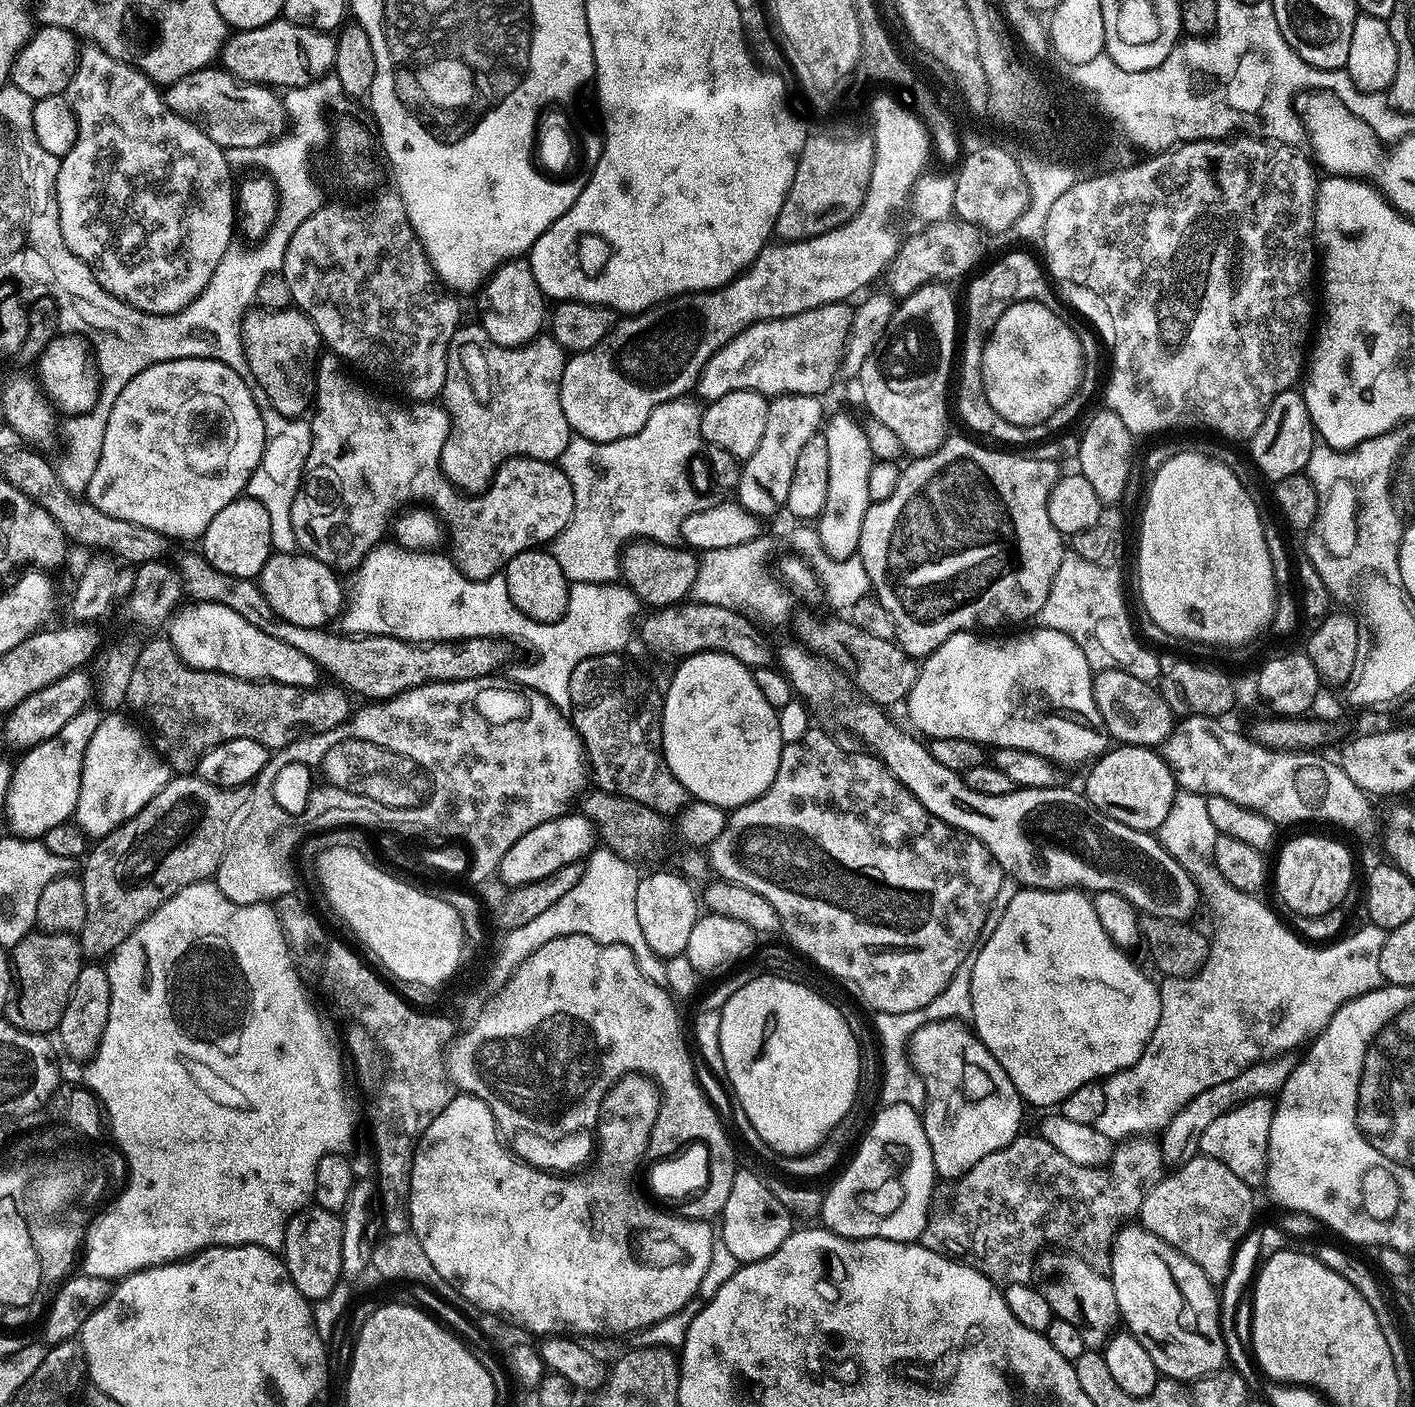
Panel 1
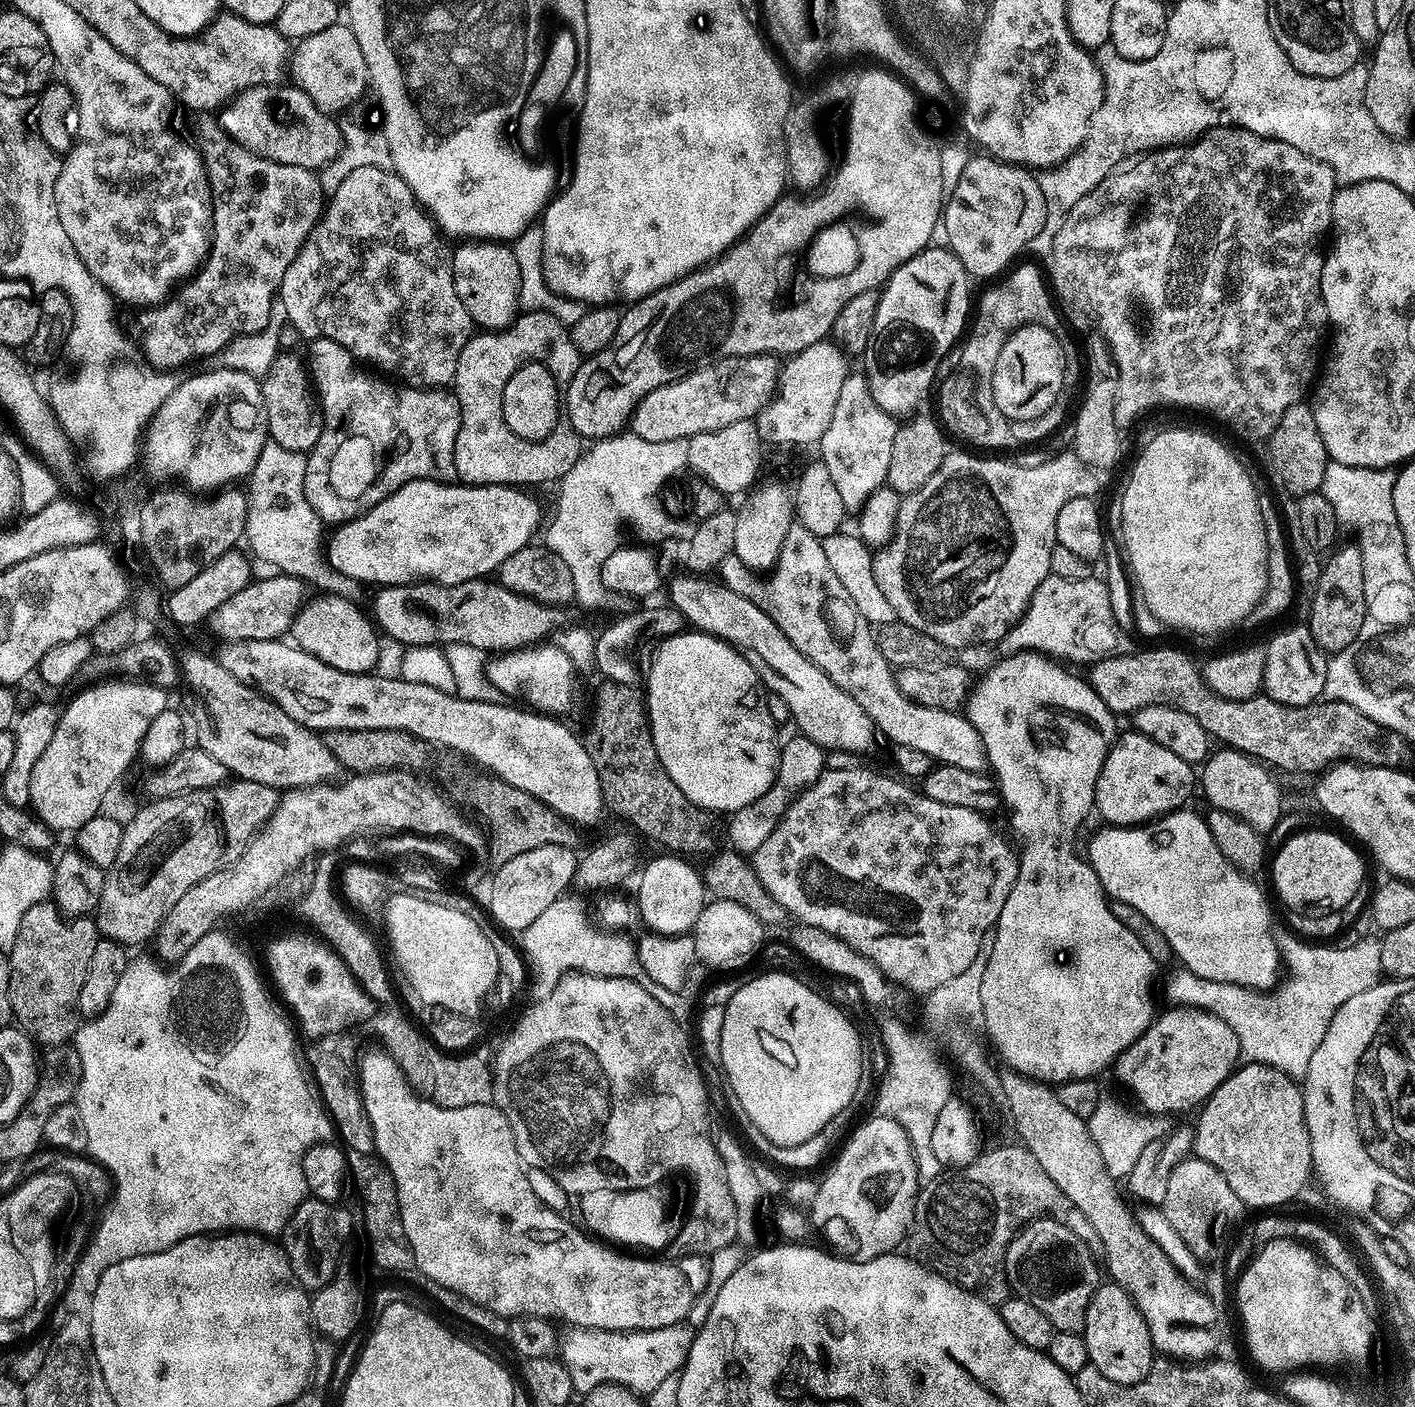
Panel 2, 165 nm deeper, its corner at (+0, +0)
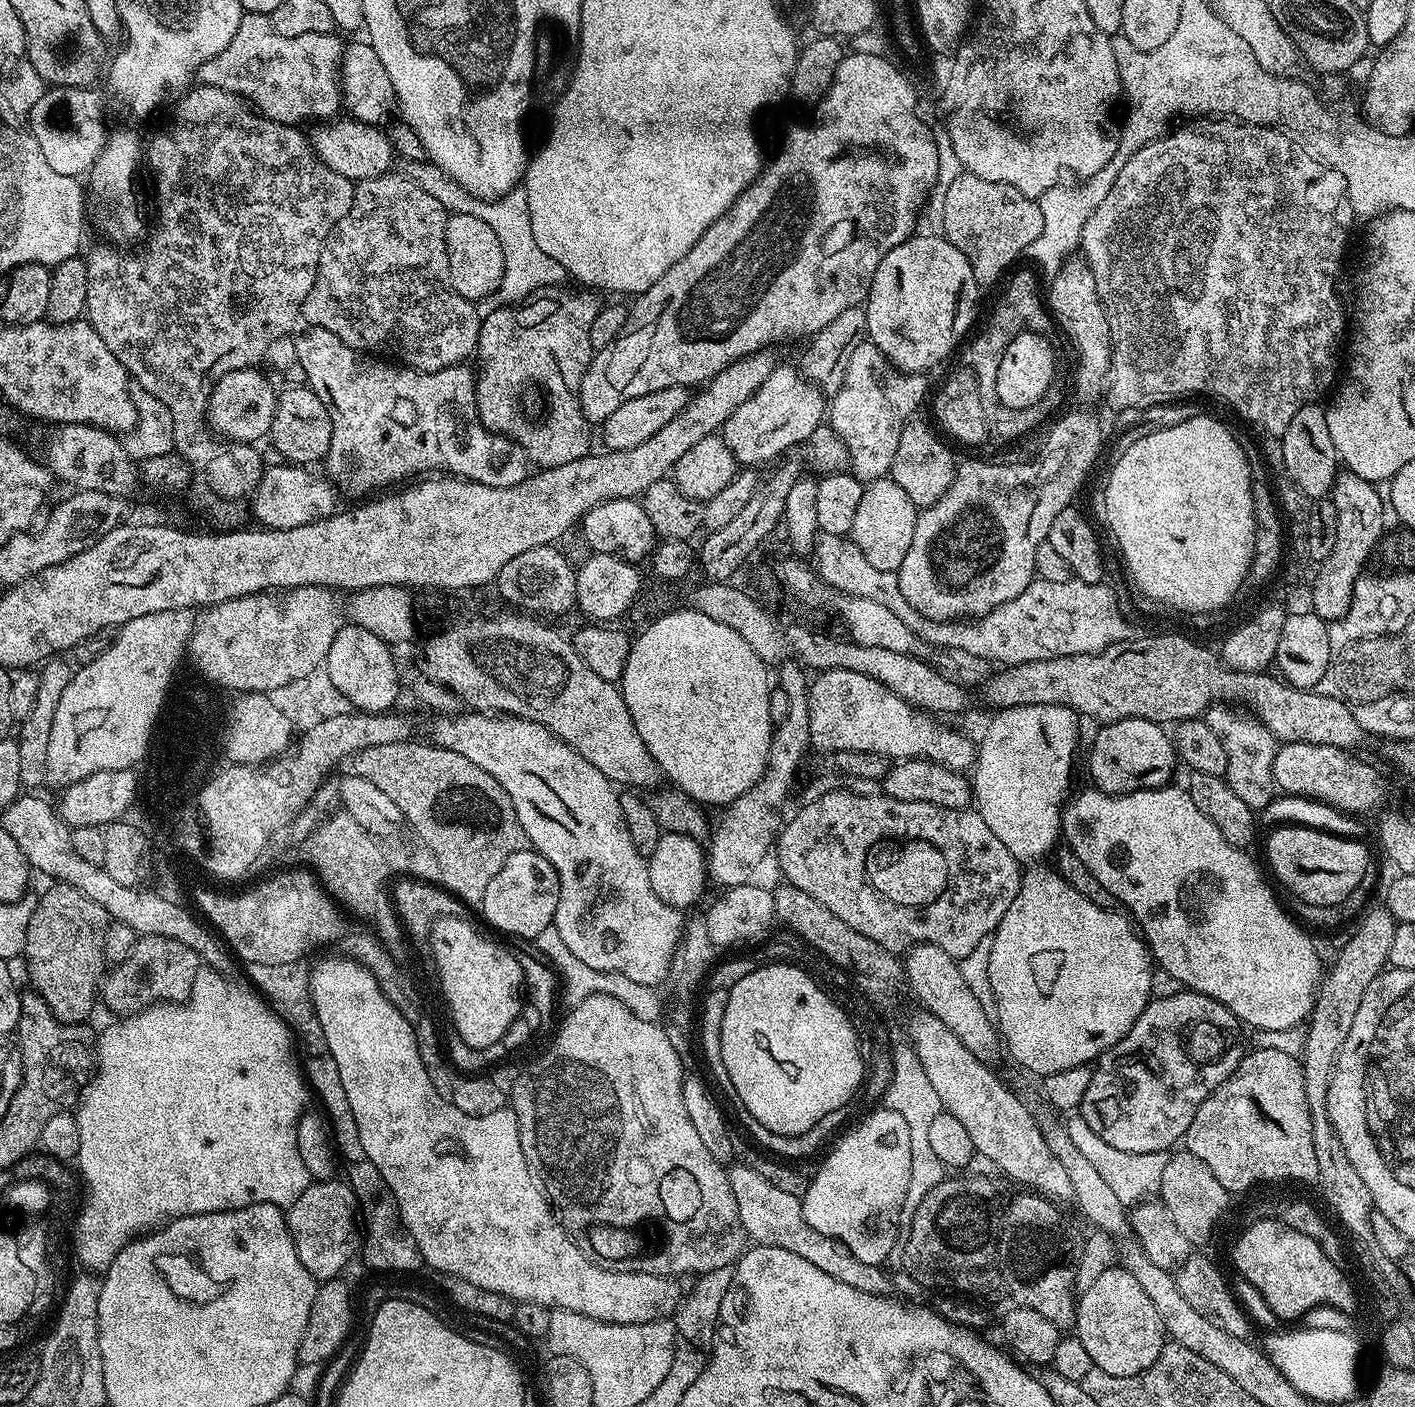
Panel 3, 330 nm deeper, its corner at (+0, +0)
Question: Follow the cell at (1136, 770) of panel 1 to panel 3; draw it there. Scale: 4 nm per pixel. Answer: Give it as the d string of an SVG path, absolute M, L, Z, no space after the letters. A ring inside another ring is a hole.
M1142 718L1119 720L1113 724L1106 724L1095 729L1096 737L1092 740L1092 749L1088 752L1088 772L1092 775L1091 783L1100 791L1117 798L1123 798L1131 792L1141 792L1151 788L1163 788L1169 783L1172 771L1178 765L1176 745L1173 737L1168 736L1163 727Z

